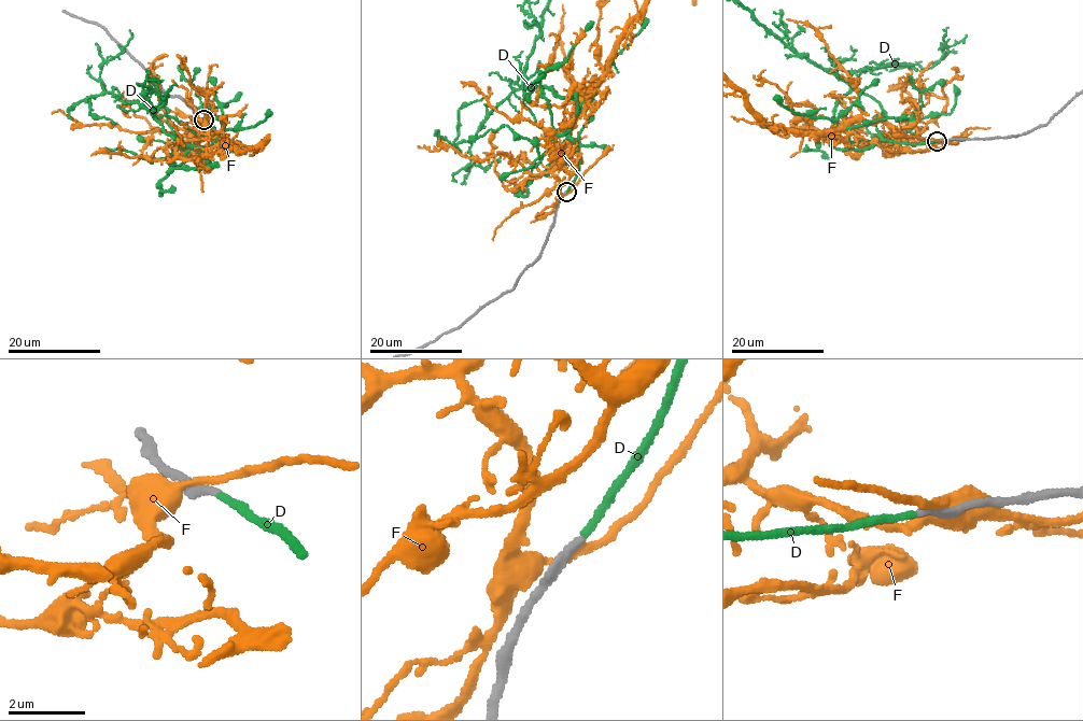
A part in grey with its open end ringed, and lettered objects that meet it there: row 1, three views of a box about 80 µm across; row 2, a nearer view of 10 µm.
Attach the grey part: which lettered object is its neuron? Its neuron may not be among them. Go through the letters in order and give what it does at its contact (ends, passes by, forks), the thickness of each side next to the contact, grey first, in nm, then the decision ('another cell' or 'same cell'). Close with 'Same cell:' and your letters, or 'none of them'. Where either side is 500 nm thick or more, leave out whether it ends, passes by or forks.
D: it ends; calibres 200 and 170 nm; same cell
F: it passes by; calibres 280 and 280 nm; another cell
Same cell: D

